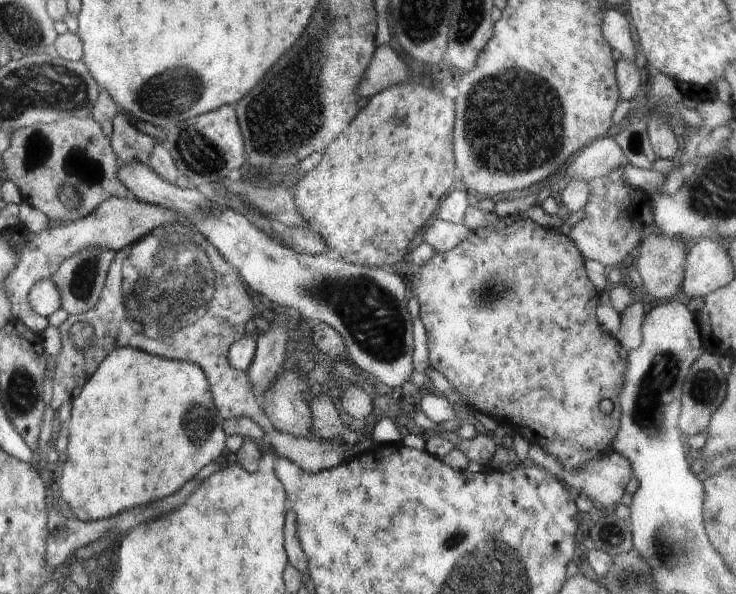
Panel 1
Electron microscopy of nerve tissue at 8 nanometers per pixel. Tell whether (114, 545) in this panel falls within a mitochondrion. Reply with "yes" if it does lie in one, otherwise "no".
no

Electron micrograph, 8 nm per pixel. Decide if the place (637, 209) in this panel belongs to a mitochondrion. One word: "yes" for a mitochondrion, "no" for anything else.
no

